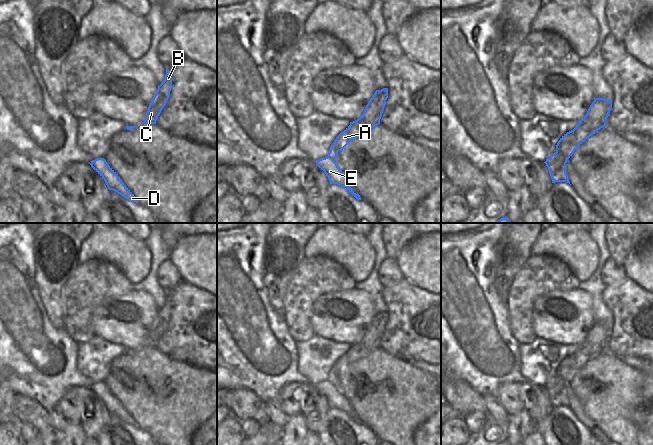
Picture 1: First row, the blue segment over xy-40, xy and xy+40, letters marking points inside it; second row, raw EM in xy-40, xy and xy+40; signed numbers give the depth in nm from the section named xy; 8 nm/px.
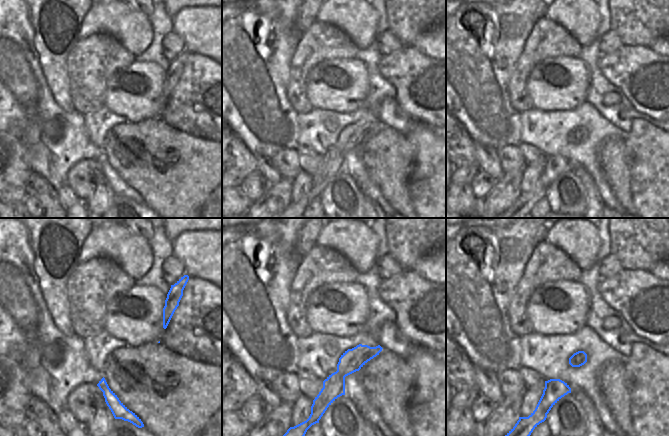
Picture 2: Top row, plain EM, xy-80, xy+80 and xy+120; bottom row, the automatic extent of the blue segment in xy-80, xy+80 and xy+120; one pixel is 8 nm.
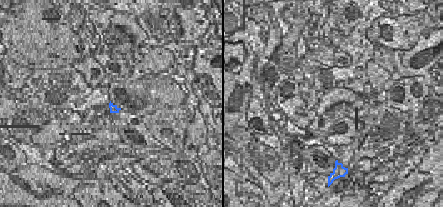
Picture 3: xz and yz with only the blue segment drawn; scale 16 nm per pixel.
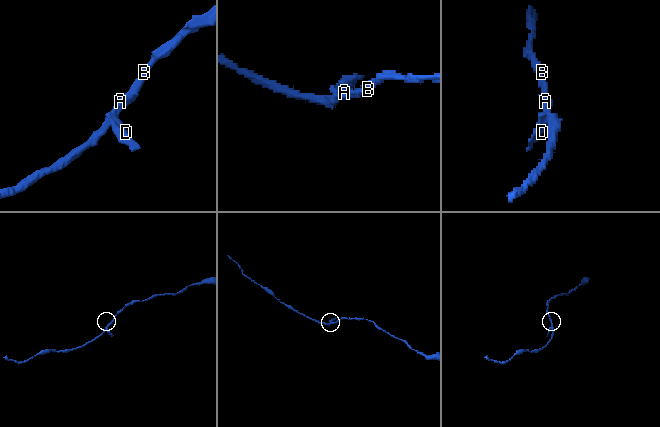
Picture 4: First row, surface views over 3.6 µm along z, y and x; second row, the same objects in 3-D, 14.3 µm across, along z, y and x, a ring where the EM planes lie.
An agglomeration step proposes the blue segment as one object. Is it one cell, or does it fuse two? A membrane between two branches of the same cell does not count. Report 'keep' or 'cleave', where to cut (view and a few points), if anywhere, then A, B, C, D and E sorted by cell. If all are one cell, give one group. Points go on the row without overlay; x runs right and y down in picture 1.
keep; no cut; A B C D E

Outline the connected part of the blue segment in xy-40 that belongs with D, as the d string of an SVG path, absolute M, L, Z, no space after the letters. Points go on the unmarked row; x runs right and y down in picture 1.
M104 382L92 384L90 389L104 403L109 414L117 416L131 426L137 426L134 418L124 409L118 398Z

